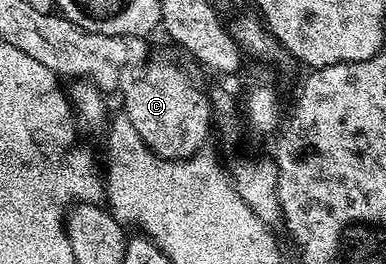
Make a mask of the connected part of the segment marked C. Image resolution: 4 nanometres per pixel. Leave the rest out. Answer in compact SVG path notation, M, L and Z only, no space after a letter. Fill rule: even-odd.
M156 60L128 89L125 87L122 110L130 118L134 130L138 130L142 142L148 144L151 152L157 152L167 160L187 160L205 147L204 139L208 136L208 127L213 127L214 113L207 91L196 85L196 80L184 68L175 68L168 60Z

